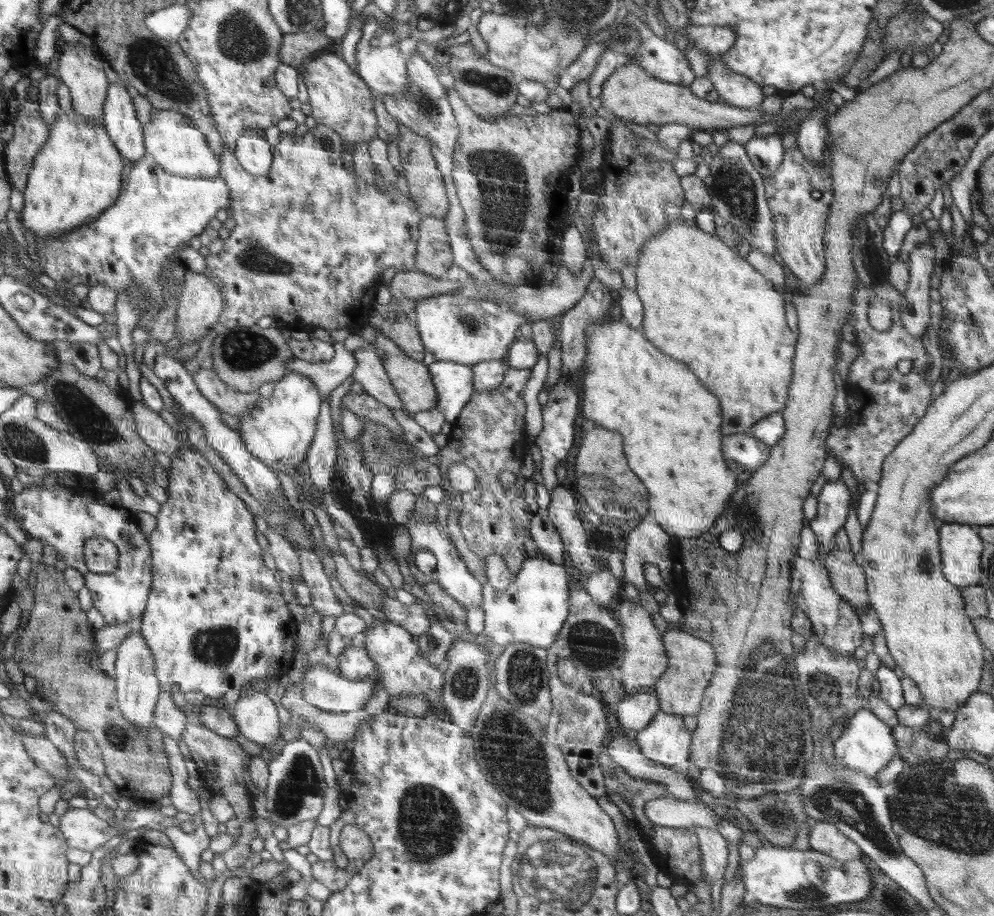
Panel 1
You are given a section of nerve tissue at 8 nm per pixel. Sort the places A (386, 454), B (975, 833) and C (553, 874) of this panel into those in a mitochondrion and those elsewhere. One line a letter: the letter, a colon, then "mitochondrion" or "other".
A: mitochondrion
B: mitochondrion
C: mitochondrion

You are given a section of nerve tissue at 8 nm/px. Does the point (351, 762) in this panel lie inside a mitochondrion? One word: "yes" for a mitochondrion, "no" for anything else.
no

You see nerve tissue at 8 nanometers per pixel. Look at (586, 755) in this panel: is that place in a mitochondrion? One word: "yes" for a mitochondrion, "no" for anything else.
no

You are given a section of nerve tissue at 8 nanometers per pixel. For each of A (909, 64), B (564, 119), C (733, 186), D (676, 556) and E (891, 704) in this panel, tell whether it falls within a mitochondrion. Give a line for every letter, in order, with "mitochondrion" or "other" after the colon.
A: other
B: other
C: mitochondrion
D: other
E: other

